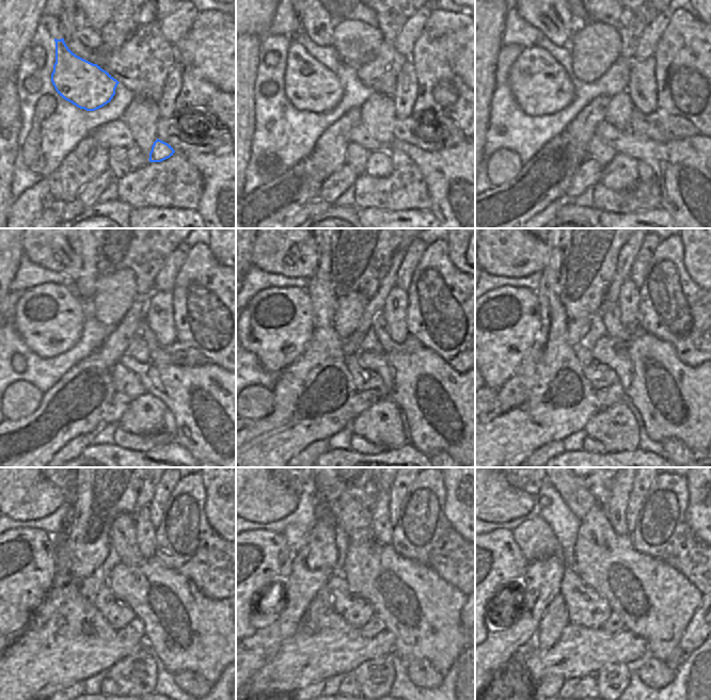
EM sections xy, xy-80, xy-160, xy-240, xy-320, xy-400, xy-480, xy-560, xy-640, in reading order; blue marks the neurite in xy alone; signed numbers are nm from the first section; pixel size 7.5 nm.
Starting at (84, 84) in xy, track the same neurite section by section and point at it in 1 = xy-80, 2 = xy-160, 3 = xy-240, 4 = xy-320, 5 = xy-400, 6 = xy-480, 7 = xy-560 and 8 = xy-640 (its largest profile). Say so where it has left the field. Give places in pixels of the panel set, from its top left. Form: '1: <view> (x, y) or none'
1: xy-80 (309, 85)
2: xy-160 (540, 85)
3: xy-240 (49, 318)
4: xy-320 (275, 325)
5: xy-400 (496, 331)
6: xy-480 (18, 567)
7: xy-560 (258, 561)
8: xy-640 (496, 561)

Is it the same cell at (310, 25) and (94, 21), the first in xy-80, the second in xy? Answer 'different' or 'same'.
different

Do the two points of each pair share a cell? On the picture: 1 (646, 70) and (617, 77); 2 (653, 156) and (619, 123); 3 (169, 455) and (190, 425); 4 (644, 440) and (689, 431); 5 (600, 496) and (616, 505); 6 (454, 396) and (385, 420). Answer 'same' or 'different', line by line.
1: different
2: different
3: different
4: different
5: different
6: different

